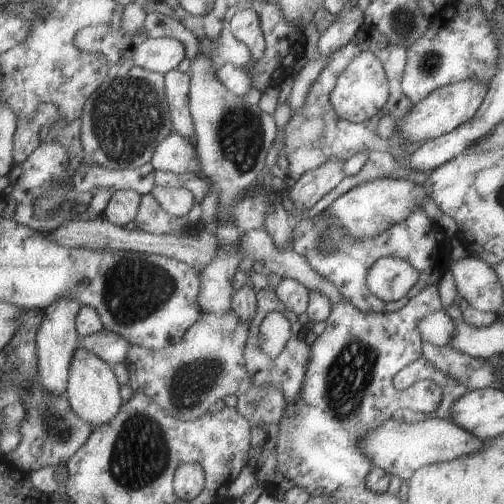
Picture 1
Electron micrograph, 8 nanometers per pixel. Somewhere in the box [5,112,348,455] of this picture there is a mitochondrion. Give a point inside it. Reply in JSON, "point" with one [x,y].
{"point":[133,289]}

